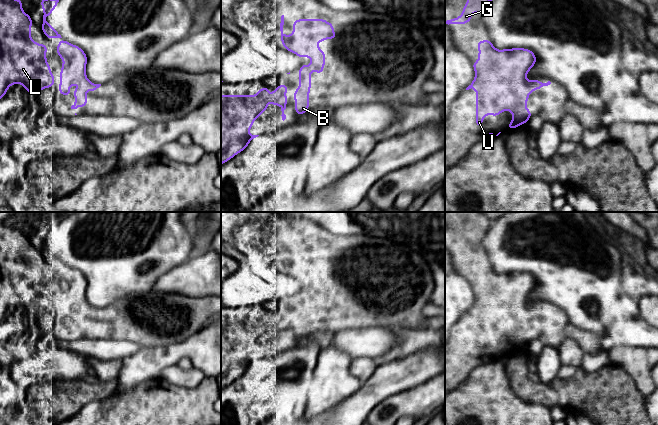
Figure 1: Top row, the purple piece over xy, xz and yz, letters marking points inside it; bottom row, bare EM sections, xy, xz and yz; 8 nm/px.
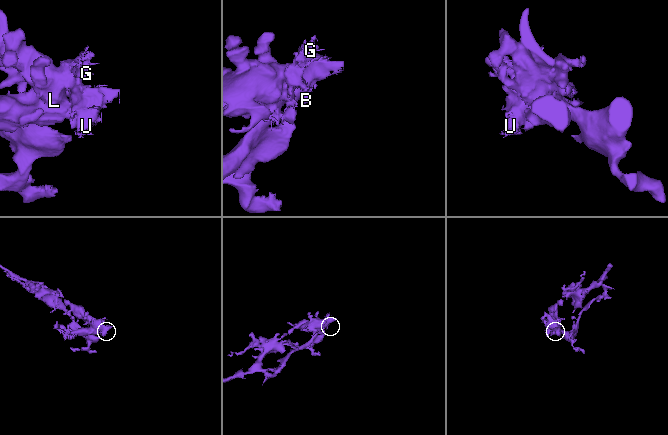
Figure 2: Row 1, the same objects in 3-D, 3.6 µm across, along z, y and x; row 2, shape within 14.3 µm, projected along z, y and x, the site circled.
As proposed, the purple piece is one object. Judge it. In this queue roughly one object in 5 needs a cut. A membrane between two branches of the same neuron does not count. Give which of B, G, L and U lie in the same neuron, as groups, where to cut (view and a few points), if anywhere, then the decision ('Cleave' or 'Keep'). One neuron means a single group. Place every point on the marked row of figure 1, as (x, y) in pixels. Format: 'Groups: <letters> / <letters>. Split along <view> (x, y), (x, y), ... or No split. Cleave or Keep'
Groups: B G L U. No split. Keep

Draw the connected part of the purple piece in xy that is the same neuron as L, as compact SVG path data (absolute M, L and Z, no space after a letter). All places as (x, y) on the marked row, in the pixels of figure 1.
M0 0L0 99L12 84L22 84L31 95L38 96L42 89L53 87L55 81L46 59L47 45L37 44L31 39L33 21L22 10L22 4L21 0Z

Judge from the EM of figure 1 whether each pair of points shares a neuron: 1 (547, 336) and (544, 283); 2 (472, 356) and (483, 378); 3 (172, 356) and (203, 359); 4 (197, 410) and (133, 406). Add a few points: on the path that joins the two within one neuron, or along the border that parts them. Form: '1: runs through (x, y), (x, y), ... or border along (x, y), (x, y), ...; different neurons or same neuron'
1: border along (554, 305), (564, 313), (569, 324); different neurons
2: border along (486, 362), (478, 365), (462, 384); different neurons
3: runs through (180, 352), (195, 352); same neuron
4: runs through (181, 410), (149, 410); same neuron

